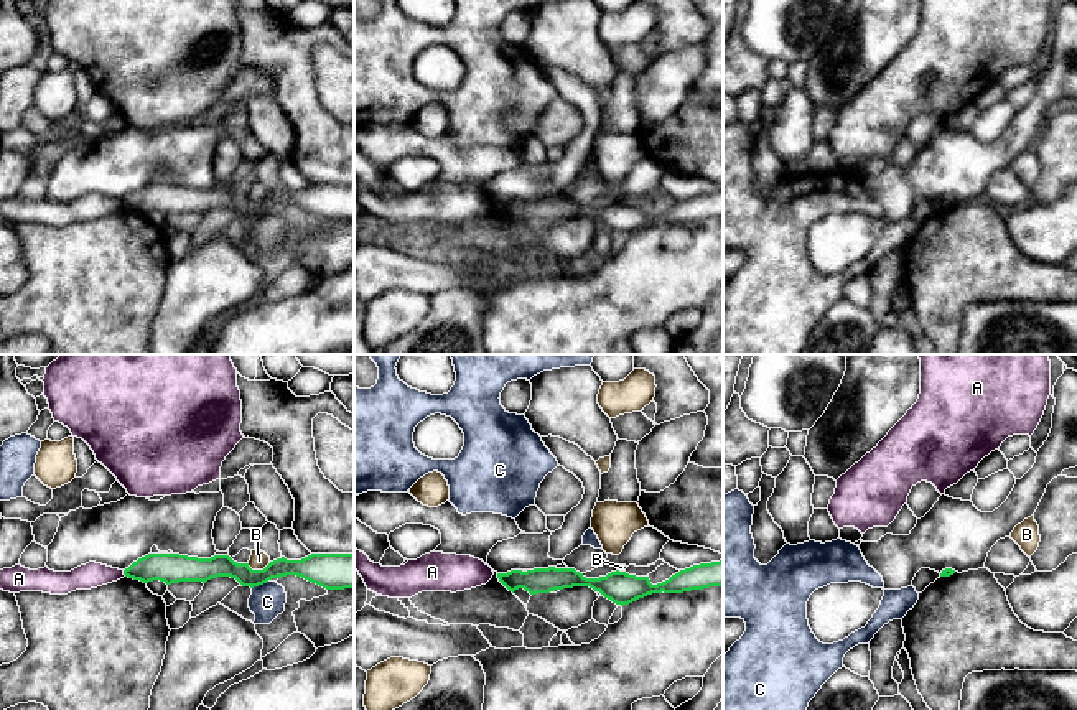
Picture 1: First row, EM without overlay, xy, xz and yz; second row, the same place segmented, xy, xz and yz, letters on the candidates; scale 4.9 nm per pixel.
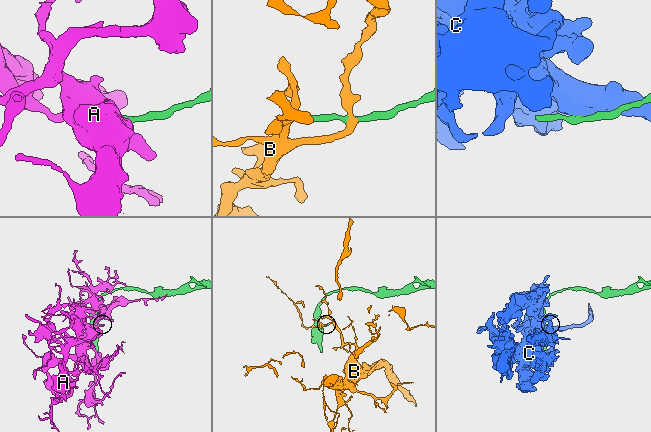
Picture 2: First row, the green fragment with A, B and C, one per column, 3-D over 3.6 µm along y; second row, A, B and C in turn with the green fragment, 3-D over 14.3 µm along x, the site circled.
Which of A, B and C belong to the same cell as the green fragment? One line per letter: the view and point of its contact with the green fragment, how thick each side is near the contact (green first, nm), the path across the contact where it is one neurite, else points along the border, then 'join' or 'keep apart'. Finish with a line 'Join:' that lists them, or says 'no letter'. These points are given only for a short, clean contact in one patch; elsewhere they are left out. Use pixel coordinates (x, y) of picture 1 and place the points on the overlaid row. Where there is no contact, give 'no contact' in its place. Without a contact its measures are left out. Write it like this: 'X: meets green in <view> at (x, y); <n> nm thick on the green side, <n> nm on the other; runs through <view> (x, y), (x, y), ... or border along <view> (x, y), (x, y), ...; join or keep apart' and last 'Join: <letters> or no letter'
A: meets green in xy at (124, 574); 140 nm thick on the green side, 130 nm on the other; border along xy (122, 570), (125, 575); keep apart
B: meets green in xy at (259, 570); 120 nm thick on the green side, 90 nm on the other; border along xy (270, 562), (262, 569), (251, 569), (247, 565); keep apart
C: meets green in xy at (259, 583); 110 nm thick on the green side, 170 nm on the other; border along xy (267, 580), (252, 588); keep apart
Join: no letter

